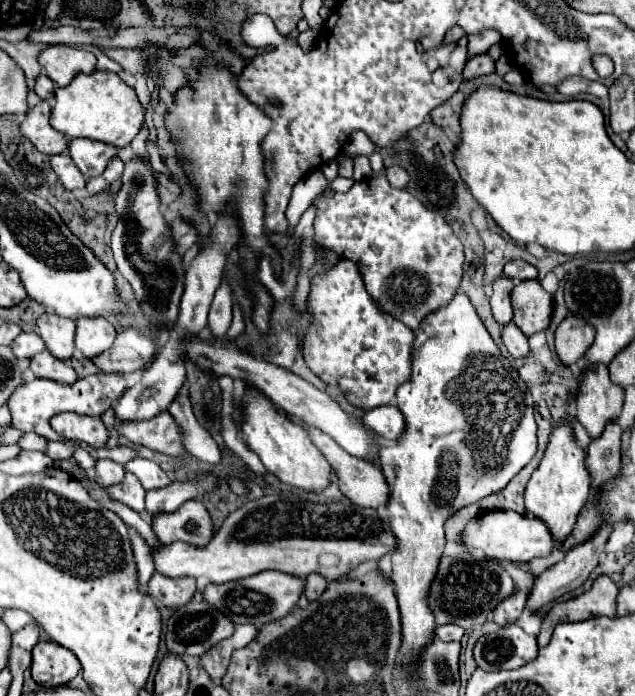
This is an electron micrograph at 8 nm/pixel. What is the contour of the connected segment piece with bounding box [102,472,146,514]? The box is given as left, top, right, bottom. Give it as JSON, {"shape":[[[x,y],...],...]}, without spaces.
{"shape":[[[126,472],[124,482],[118,486],[110,486],[110,488],[102,488],[112,500],[118,500],[126,506],[130,506],[136,512],[144,512],[144,494],[146,490],[140,488],[140,482],[136,482],[136,476],[132,476],[130,472]]]}

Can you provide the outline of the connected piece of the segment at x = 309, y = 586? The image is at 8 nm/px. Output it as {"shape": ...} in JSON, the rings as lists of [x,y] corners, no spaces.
{"shape":[[[310,574],[310,576],[306,578],[306,590],[304,590],[306,598],[308,598],[308,600],[314,600],[316,596],[320,596],[320,594],[324,592],[326,584],[328,584],[328,580],[322,578],[320,574]]]}

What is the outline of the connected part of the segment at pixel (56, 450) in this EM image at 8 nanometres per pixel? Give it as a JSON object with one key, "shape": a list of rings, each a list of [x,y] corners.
{"shape":[[[48,442],[44,454],[46,454],[50,460],[70,458],[70,456],[72,456],[72,444],[74,444],[74,442],[66,442],[66,444],[60,444],[60,442]]]}

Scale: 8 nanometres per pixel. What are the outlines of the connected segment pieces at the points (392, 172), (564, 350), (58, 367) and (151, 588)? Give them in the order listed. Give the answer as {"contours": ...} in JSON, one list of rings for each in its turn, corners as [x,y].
{"contours":[[[[390,166],[386,170],[386,178],[390,180],[390,184],[394,188],[404,188],[404,184],[408,184],[408,174],[404,174],[404,168],[396,168],[396,166]]],[[[568,314],[556,328],[556,354],[564,364],[578,362],[592,346],[594,328],[576,328],[580,318]]],[[[48,350],[40,352],[40,356],[34,356],[30,362],[30,368],[38,378],[48,378],[60,384],[74,384],[78,378],[70,364],[54,358]]],[[[154,572],[148,582],[148,594],[168,608],[180,608],[192,600],[196,594],[194,578],[168,578],[160,572]]]]}

